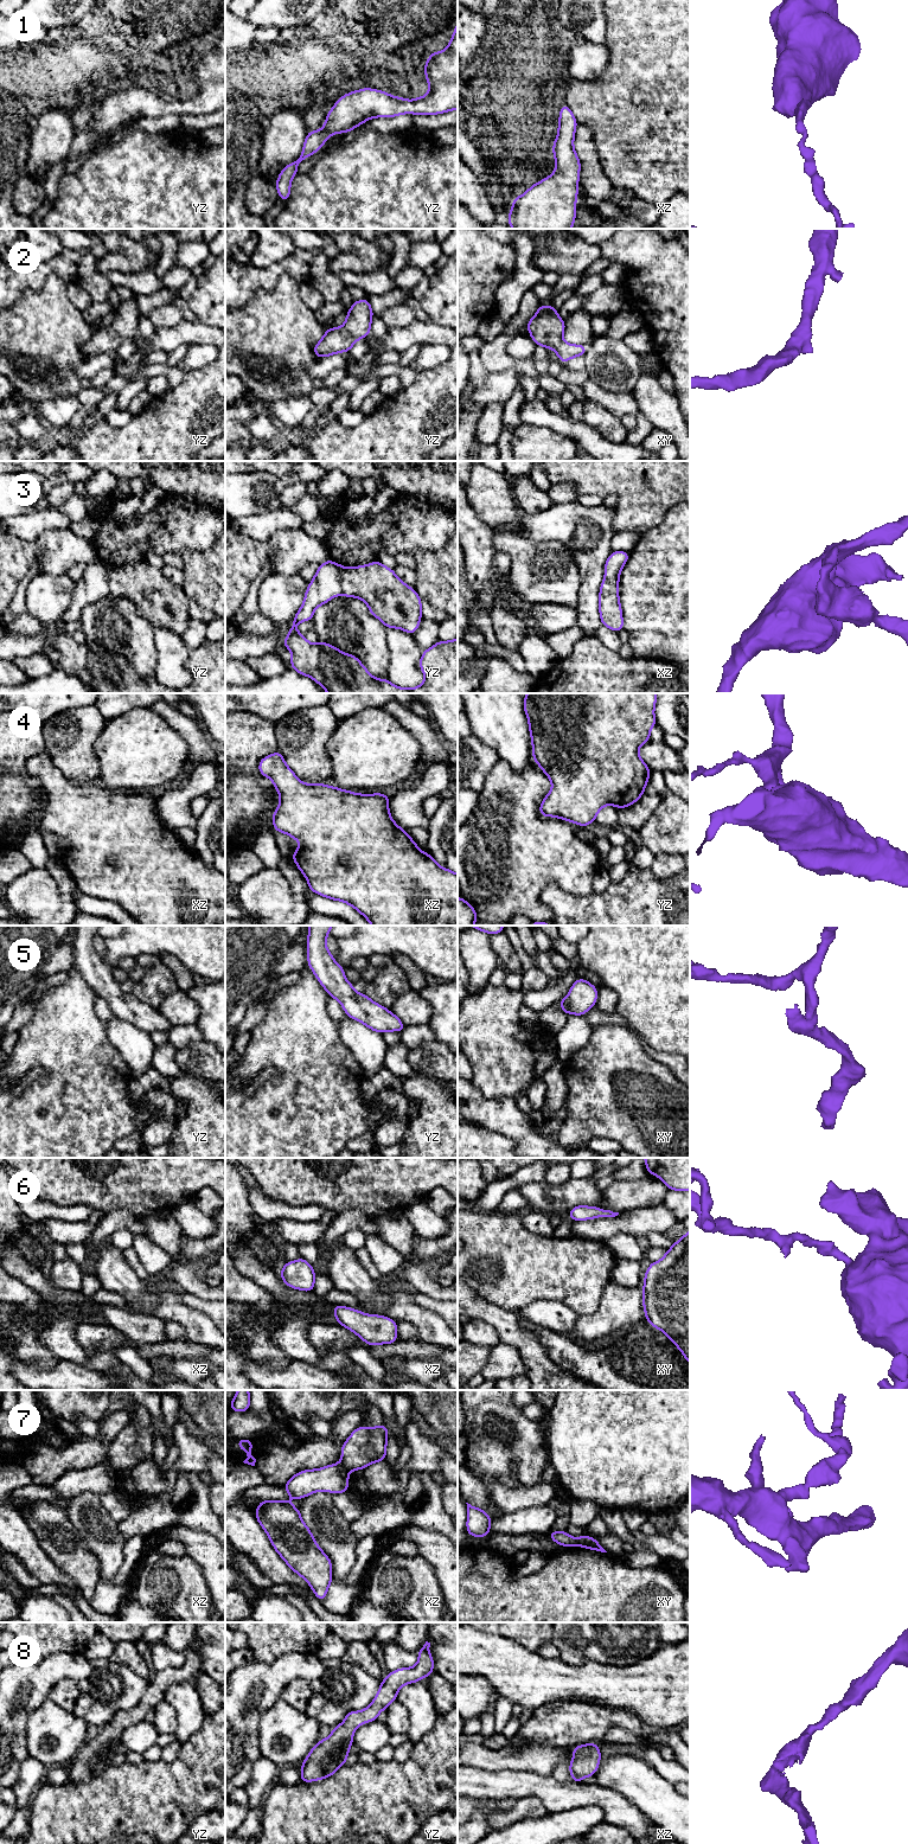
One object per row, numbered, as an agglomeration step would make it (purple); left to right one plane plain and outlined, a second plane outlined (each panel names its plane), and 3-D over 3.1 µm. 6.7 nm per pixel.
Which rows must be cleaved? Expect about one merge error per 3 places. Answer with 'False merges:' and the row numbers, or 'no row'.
False merges: 7

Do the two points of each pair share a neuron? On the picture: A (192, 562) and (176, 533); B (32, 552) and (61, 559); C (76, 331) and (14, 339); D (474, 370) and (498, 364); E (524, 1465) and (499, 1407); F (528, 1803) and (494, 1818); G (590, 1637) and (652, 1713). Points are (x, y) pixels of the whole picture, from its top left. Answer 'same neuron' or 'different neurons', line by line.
A: different neurons
B: same neuron
C: same neuron
D: different neurons
E: same neuron
F: same neuron
G: different neurons

